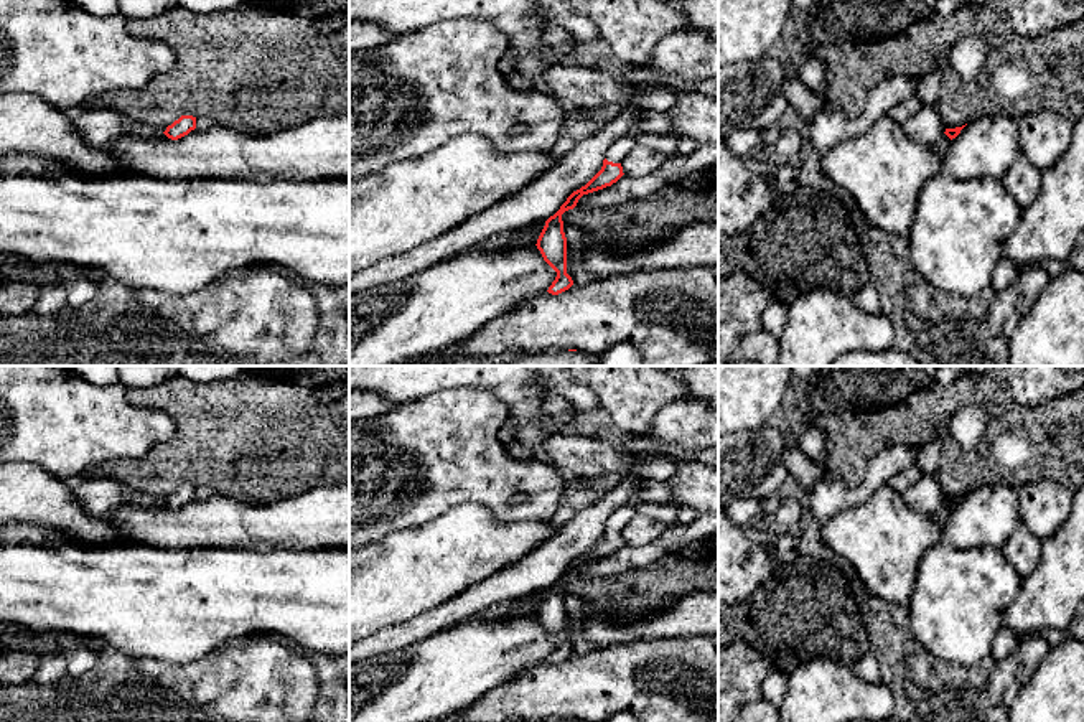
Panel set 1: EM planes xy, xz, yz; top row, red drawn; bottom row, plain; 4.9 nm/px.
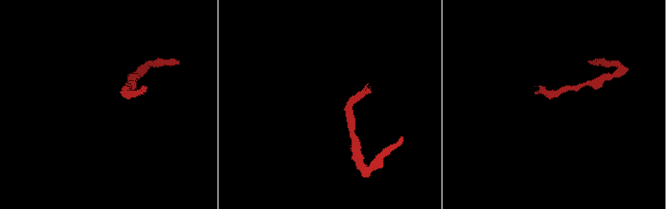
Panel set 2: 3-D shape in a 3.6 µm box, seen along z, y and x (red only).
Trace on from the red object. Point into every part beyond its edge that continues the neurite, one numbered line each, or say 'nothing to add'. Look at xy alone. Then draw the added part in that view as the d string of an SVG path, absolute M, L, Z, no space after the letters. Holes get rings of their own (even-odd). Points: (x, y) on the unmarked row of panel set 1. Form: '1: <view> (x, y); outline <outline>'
nothing to add

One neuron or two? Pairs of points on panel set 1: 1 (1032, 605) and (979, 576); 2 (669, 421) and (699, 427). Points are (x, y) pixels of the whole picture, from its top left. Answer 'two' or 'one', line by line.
1: two
2: one

